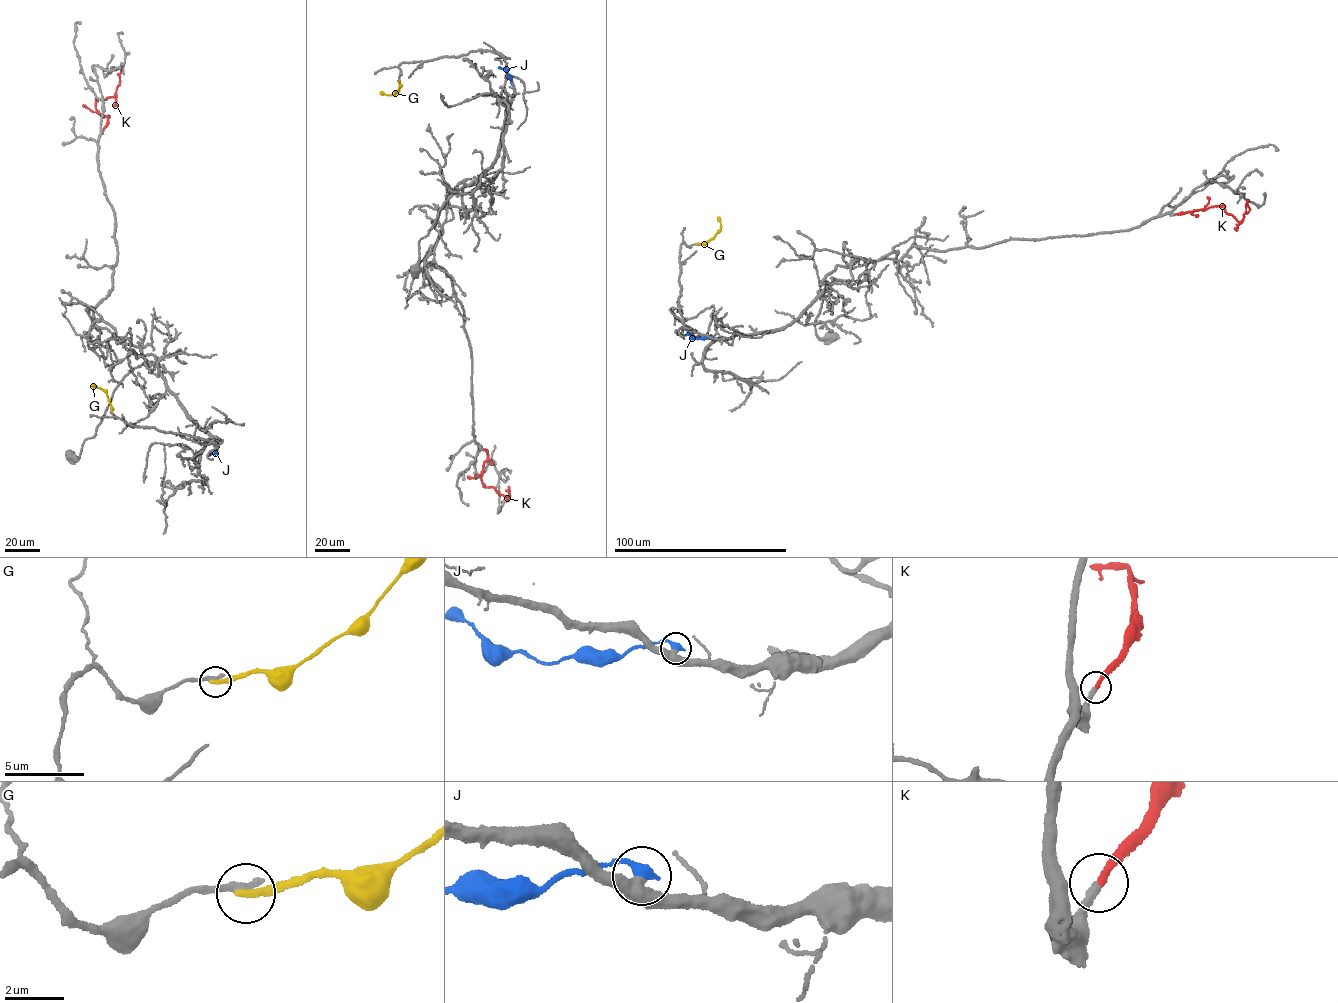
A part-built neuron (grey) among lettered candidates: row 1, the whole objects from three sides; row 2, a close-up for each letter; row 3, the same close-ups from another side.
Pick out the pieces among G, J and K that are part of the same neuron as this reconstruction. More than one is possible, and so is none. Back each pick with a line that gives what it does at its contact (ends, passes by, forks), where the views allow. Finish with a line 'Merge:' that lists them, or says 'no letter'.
K: it ends
Merge: K

